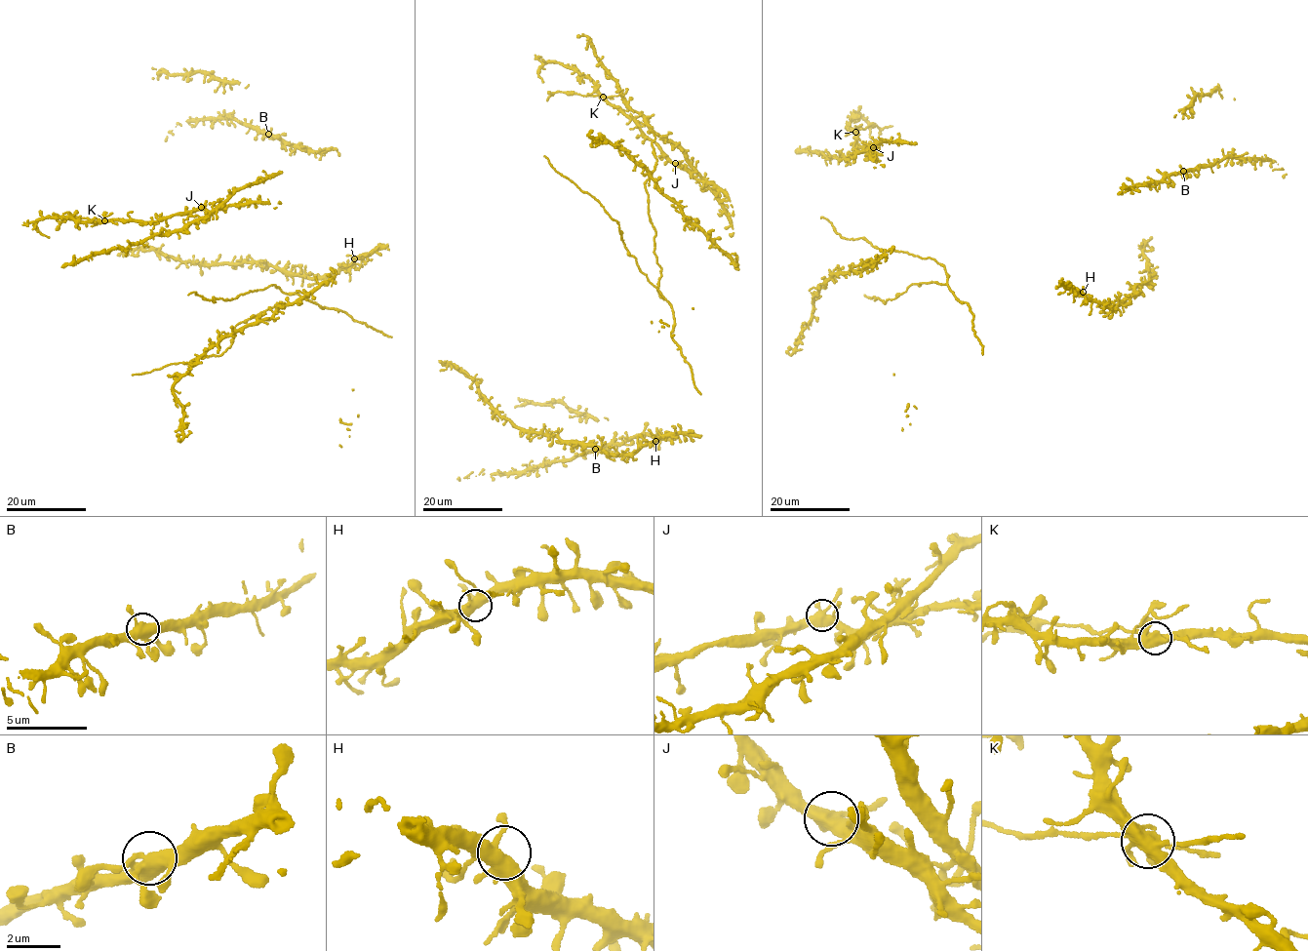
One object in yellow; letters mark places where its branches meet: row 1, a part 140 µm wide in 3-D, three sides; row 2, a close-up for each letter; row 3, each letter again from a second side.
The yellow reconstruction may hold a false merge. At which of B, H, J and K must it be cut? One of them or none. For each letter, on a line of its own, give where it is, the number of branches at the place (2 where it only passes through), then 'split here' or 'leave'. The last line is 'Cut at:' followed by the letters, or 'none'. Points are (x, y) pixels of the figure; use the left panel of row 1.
B: place (268, 134); branches 5; leave
H: place (354, 258); branches 5; leave
J: place (201, 207); branches 5; leave
K: place (104, 220); branches 5; leave
Cut at: none

